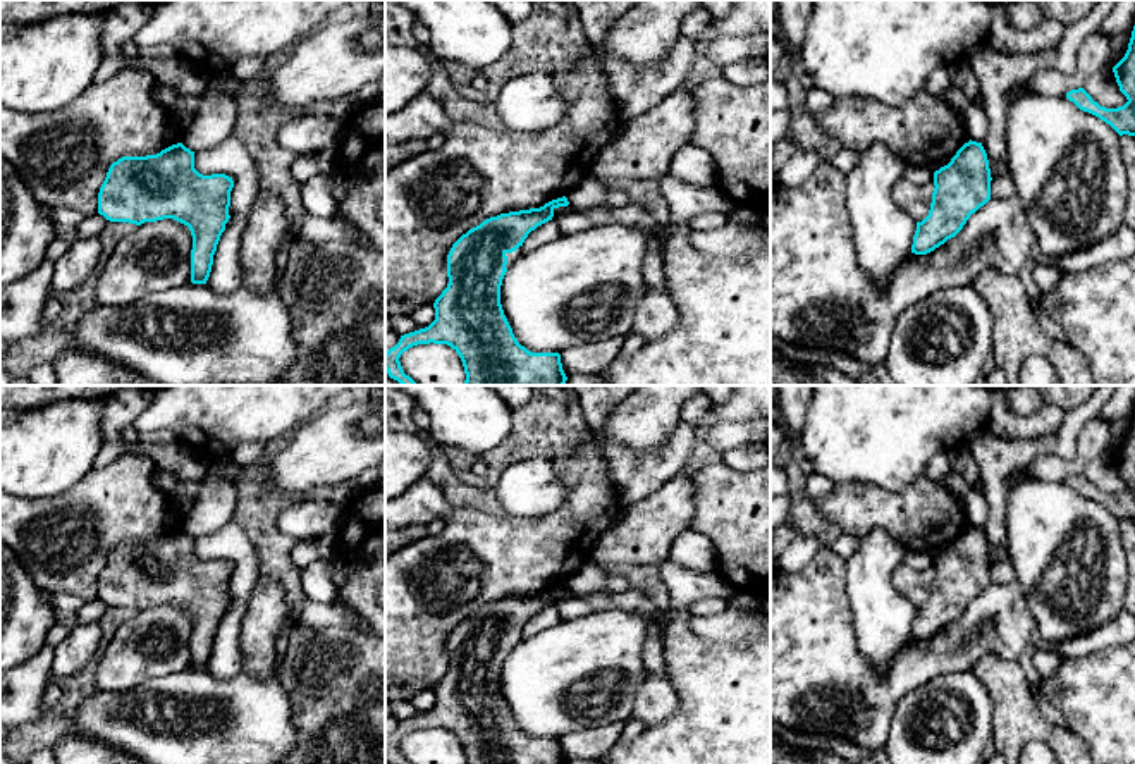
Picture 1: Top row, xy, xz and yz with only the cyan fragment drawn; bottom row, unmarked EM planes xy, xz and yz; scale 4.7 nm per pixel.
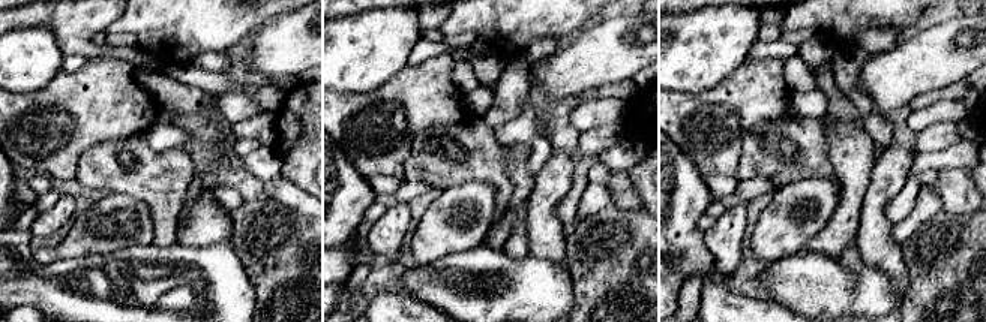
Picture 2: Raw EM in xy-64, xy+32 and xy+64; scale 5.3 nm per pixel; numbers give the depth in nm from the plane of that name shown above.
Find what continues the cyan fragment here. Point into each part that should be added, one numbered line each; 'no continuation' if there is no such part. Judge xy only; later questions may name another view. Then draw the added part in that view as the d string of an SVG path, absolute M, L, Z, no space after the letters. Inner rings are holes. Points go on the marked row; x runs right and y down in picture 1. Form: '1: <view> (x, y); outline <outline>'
no continuation

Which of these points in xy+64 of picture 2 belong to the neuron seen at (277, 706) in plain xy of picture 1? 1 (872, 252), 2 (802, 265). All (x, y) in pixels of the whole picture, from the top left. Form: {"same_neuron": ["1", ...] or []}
{"same_neuron": ["2"]}

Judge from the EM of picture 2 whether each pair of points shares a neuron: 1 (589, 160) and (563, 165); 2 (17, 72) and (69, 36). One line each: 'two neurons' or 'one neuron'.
1: two neurons
2: two neurons

